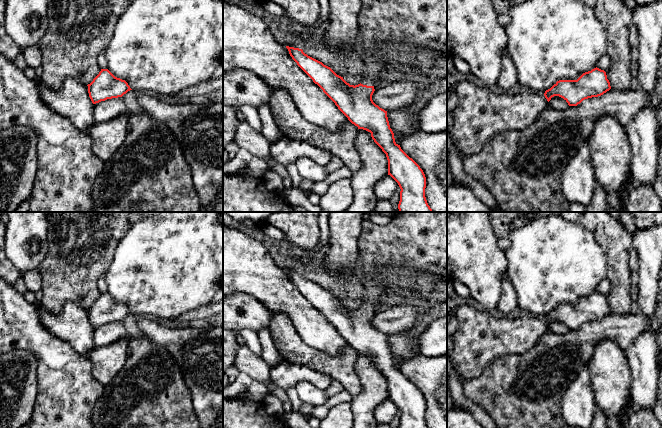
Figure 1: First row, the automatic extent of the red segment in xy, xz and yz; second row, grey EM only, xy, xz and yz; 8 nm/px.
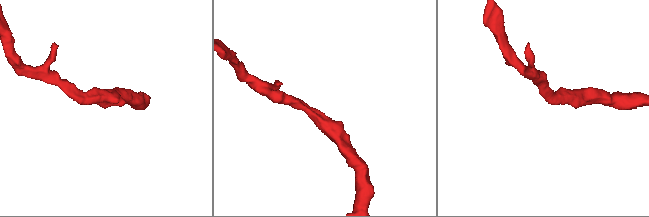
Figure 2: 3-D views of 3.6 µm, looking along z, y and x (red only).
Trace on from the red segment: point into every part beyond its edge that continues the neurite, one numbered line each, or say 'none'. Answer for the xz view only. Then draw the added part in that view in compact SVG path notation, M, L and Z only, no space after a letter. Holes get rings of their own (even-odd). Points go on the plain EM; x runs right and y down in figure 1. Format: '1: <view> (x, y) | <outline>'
1: xz (416, 242) | M397 212L387 225L377 225L369 219L361 224L358 251L363 261L363 293L361 308L373 310L381 303L381 295L397 287L384 280L381 273L393 267L410 272L421 279L432 275L445 282L447 270L447 212Z

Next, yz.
1: yz (480, 338) | M464 304L456 311L457 329L452 334L454 352L453 366L465 379L478 377L496 358L507 354L521 354L533 348L548 330L544 319L538 316L515 316L495 318L486 309L476 310Z

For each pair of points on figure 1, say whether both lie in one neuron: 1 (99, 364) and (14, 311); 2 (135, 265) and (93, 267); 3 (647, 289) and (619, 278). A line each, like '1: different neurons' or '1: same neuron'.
1: different neurons
2: different neurons
3: different neurons

